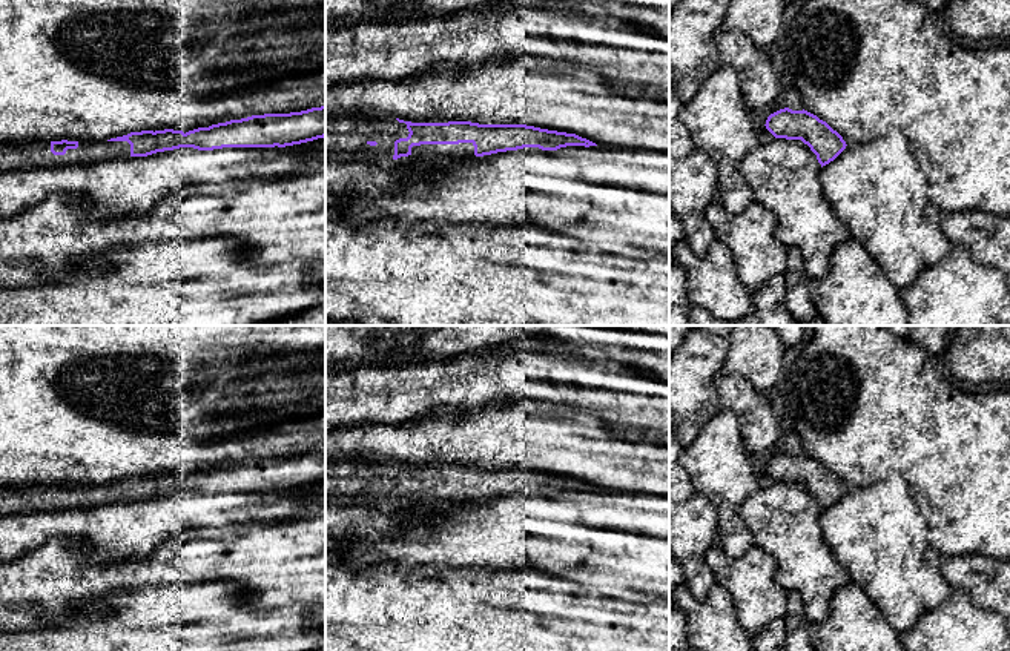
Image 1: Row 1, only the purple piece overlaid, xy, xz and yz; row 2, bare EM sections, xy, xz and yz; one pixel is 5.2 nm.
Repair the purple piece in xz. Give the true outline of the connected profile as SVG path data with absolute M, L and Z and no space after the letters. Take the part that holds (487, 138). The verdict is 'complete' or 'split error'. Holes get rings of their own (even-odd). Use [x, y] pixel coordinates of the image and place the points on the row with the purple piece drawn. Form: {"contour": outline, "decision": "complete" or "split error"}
{"contour": "M341 114L325 118L325 155L355 160L398 160L401 157L484 157L539 147L597 146L576 134L526 124L479 124L471 121L411 123Z", "decision": "split error"}

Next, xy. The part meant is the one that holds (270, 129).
{"contour": "M325 106L290 114L252 115L189 132L164 129L130 132L97 141L0 143L0 170L98 163L147 157L180 147L286 147L325 137Z", "decision": "split error"}

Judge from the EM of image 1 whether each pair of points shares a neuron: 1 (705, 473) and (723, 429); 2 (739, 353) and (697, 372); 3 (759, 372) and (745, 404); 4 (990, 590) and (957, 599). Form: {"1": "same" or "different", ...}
{"1": "same", "2": "different", "3": "different", "4": "different"}

